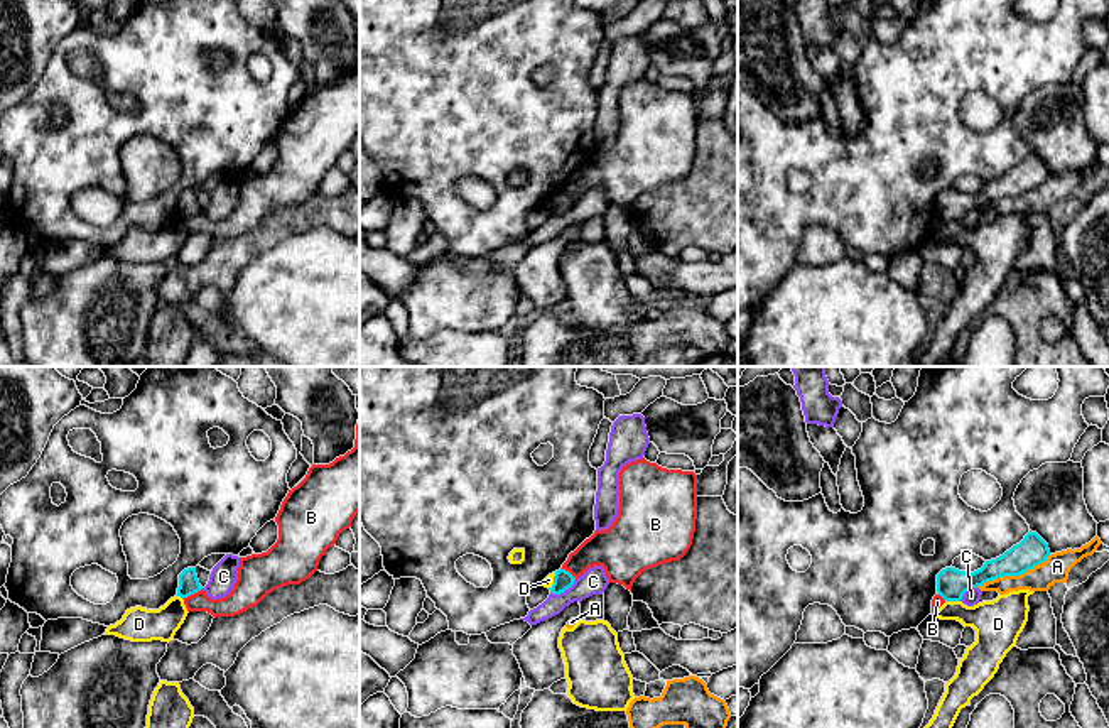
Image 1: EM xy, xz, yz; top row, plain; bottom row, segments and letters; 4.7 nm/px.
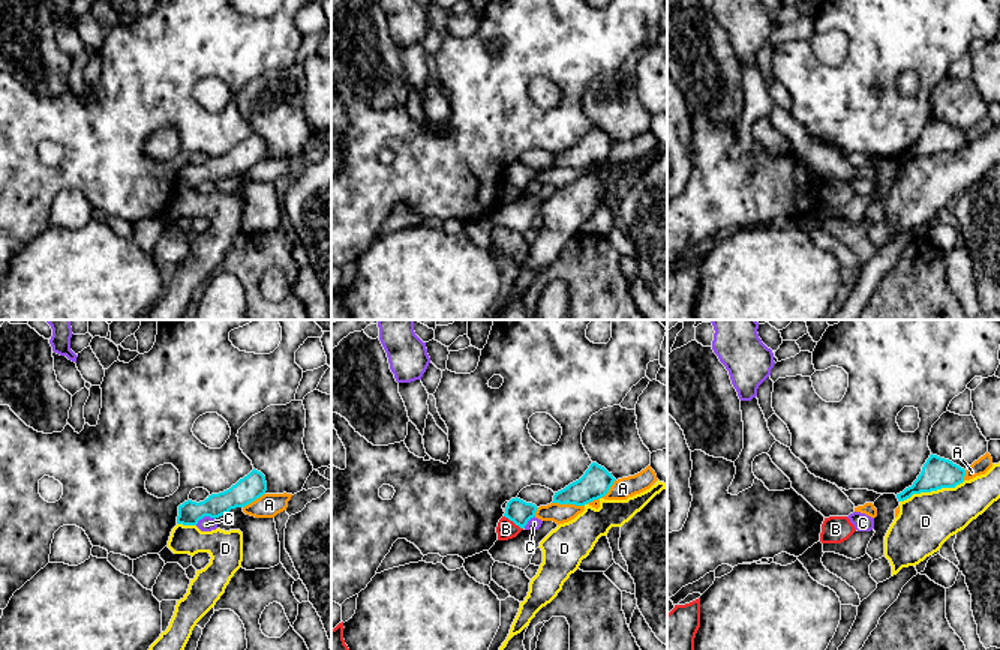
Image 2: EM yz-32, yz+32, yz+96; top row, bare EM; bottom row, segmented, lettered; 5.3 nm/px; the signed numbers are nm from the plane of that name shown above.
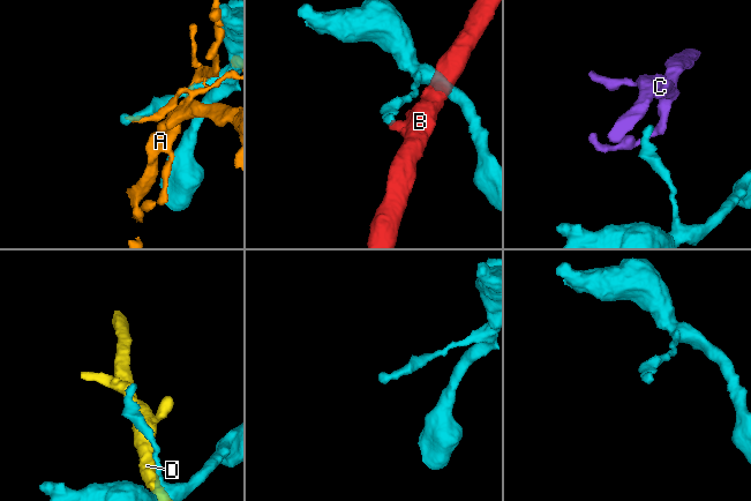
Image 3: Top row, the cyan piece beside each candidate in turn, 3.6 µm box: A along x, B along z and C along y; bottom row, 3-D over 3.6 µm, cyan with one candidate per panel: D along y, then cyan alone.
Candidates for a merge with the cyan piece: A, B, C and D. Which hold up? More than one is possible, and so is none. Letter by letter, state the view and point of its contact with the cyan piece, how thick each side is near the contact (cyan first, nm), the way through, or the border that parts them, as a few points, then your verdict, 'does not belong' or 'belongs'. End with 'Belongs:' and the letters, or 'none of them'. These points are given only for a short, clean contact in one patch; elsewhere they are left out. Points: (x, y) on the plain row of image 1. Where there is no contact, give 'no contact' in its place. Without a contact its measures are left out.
A: meets cyan in yz at (1013, 196); 140 nm thick on the cyan side, 130 nm on the other; does not belong
B: meets cyan in xy at (191, 215); 100 nm thick on the cyan side, 120 nm on the other; border along xy (201, 210), (183, 220); does not belong
C: meets cyan in xz at (562, 213); 90 nm thick on the cyan side, 120 nm on the other; border along xz (576, 201), (562, 213), (551, 215); does not belong
D: meets cyan in yz at (952, 222); 140 nm thick on the cyan side, 220 nm on the other; does not belong
Belongs: none of them

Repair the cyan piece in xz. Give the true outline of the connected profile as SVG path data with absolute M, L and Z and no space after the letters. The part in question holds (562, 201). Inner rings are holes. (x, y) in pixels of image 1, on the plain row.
M560 189L559 193L555 193L554 206L549 211L554 216L560 216L565 211L569 211L574 206L574 203L576 199L569 193Z

